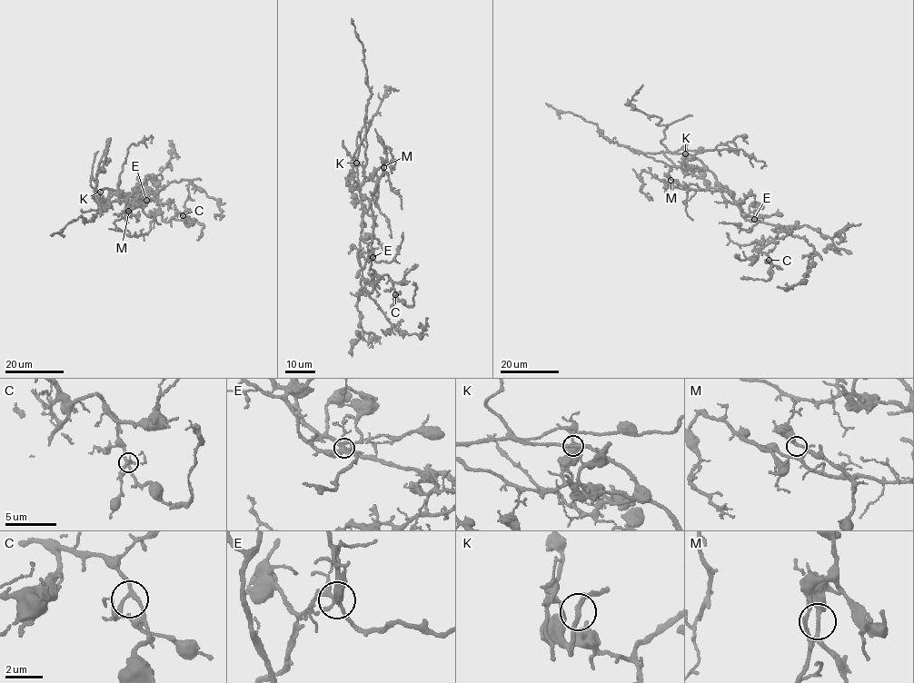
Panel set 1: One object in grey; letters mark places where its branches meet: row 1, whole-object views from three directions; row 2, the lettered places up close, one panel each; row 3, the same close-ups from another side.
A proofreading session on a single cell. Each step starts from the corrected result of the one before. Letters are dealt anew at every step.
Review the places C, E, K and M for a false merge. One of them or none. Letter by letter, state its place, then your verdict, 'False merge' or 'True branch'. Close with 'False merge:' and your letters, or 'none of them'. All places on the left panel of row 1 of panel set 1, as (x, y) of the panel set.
C: Place: (183, 215). True branch
E: Place: (146, 200). True branch
K: Place: (100, 192). True branch
M: Place: (128, 211). True branch
False merge: none of them

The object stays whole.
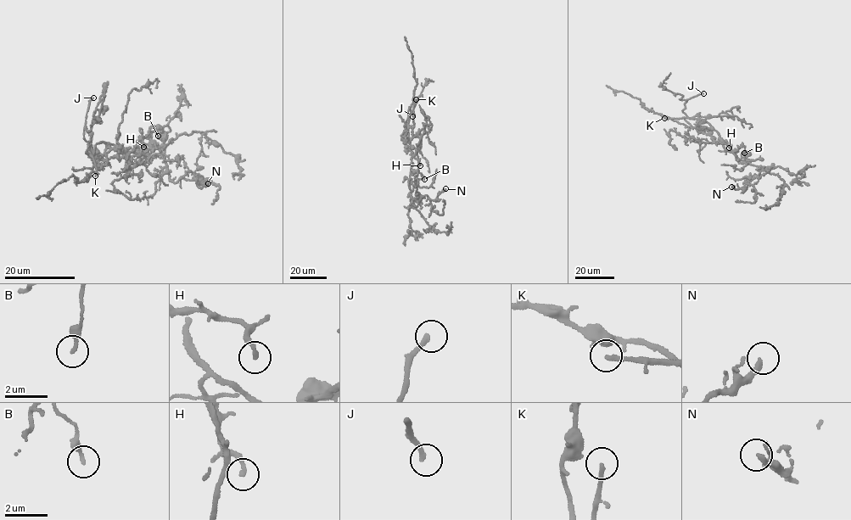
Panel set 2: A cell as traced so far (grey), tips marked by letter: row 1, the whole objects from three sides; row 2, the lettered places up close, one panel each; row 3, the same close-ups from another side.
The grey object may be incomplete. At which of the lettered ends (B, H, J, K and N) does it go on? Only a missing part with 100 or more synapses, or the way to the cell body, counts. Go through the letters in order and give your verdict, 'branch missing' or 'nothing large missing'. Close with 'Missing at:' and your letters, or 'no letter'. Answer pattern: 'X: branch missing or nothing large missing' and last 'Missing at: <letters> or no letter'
B: nothing large missing
H: nothing large missing
J: nothing large missing
K: branch missing
N: nothing large missing
Missing at: K

